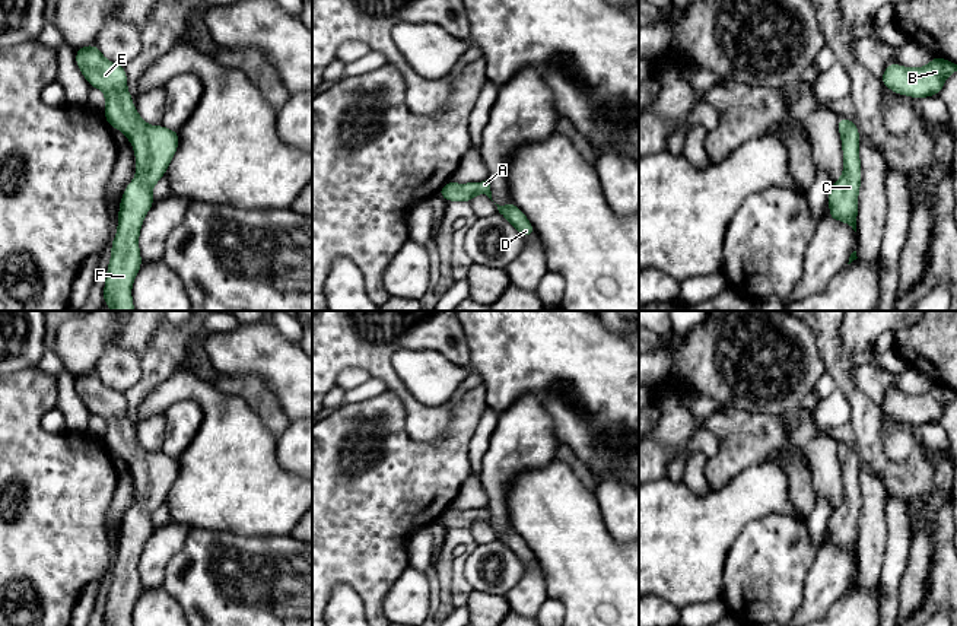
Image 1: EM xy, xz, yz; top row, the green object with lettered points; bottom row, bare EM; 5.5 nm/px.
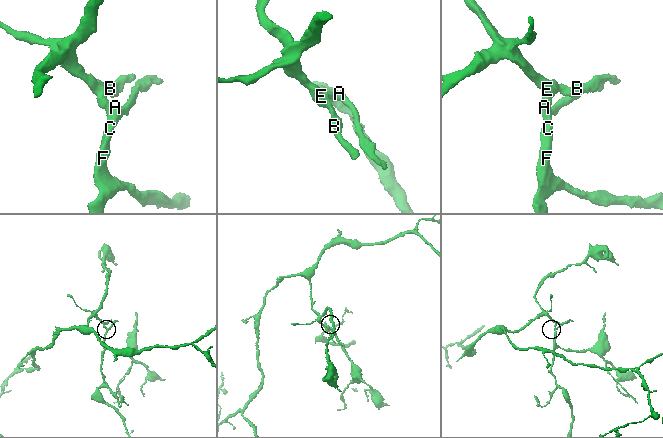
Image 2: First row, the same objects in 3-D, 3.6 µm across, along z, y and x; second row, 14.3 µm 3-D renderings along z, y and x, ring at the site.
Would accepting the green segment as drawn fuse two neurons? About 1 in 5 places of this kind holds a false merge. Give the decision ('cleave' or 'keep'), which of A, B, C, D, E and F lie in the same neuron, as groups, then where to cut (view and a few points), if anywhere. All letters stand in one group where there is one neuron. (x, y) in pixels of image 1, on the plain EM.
keep; A B C D E F; no cut

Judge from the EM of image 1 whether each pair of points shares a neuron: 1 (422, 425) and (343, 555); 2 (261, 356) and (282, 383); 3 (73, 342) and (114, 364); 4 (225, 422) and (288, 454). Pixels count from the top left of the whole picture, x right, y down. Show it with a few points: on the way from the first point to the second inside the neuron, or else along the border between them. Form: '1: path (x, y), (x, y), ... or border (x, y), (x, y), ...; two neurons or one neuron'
1: border (401, 406), (415, 439), (447, 434); two neurons
2: path (267, 362), (282, 377); one neuron
3: border (133, 349), (108, 346), (94, 369); two neurons
4: border (276, 438), (277, 463), (296, 476); two neurons

